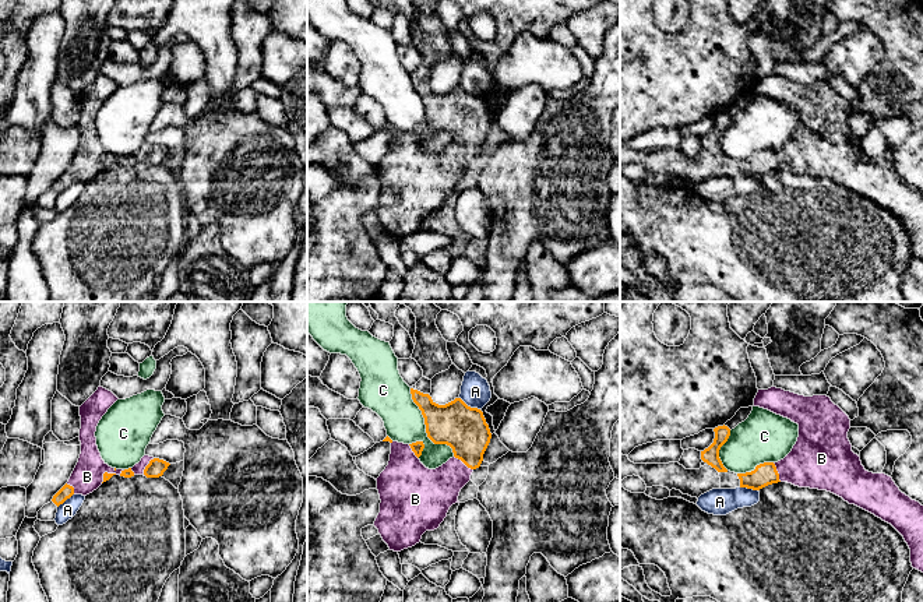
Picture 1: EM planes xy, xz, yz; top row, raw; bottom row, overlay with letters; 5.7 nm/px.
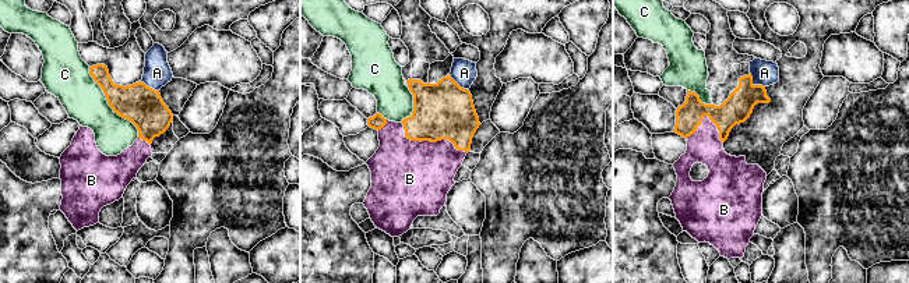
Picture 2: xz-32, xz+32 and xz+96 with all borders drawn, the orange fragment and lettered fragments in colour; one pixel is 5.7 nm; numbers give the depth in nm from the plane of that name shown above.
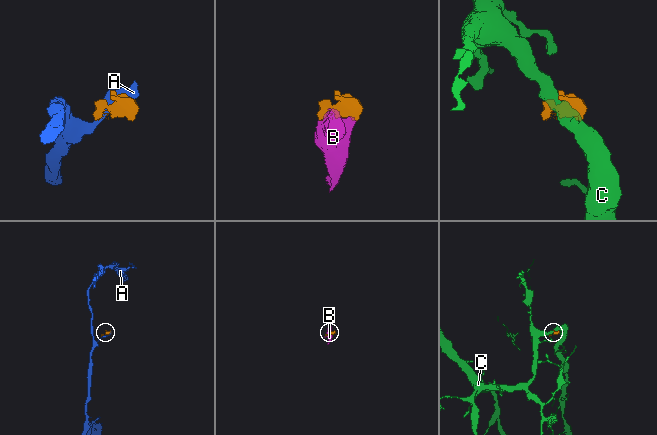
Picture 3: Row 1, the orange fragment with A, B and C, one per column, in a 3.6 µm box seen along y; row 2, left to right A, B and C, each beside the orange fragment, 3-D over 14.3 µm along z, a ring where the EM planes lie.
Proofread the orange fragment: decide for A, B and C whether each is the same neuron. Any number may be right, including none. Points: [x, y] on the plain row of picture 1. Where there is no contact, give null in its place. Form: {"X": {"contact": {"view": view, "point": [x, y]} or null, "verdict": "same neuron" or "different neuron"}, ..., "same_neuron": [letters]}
{"A": {"contact": {"view": "xz", "point": [469, 94]}, "verdict": "different neuron"}, "B": {"contact": {"view": "xy", "point": [145, 154]}, "verdict": "same neuron"}, "C": {"contact": {"view": "xz", "point": [426, 115]}, "verdict": "different neuron"}, "same_neuron": ["B"]}

